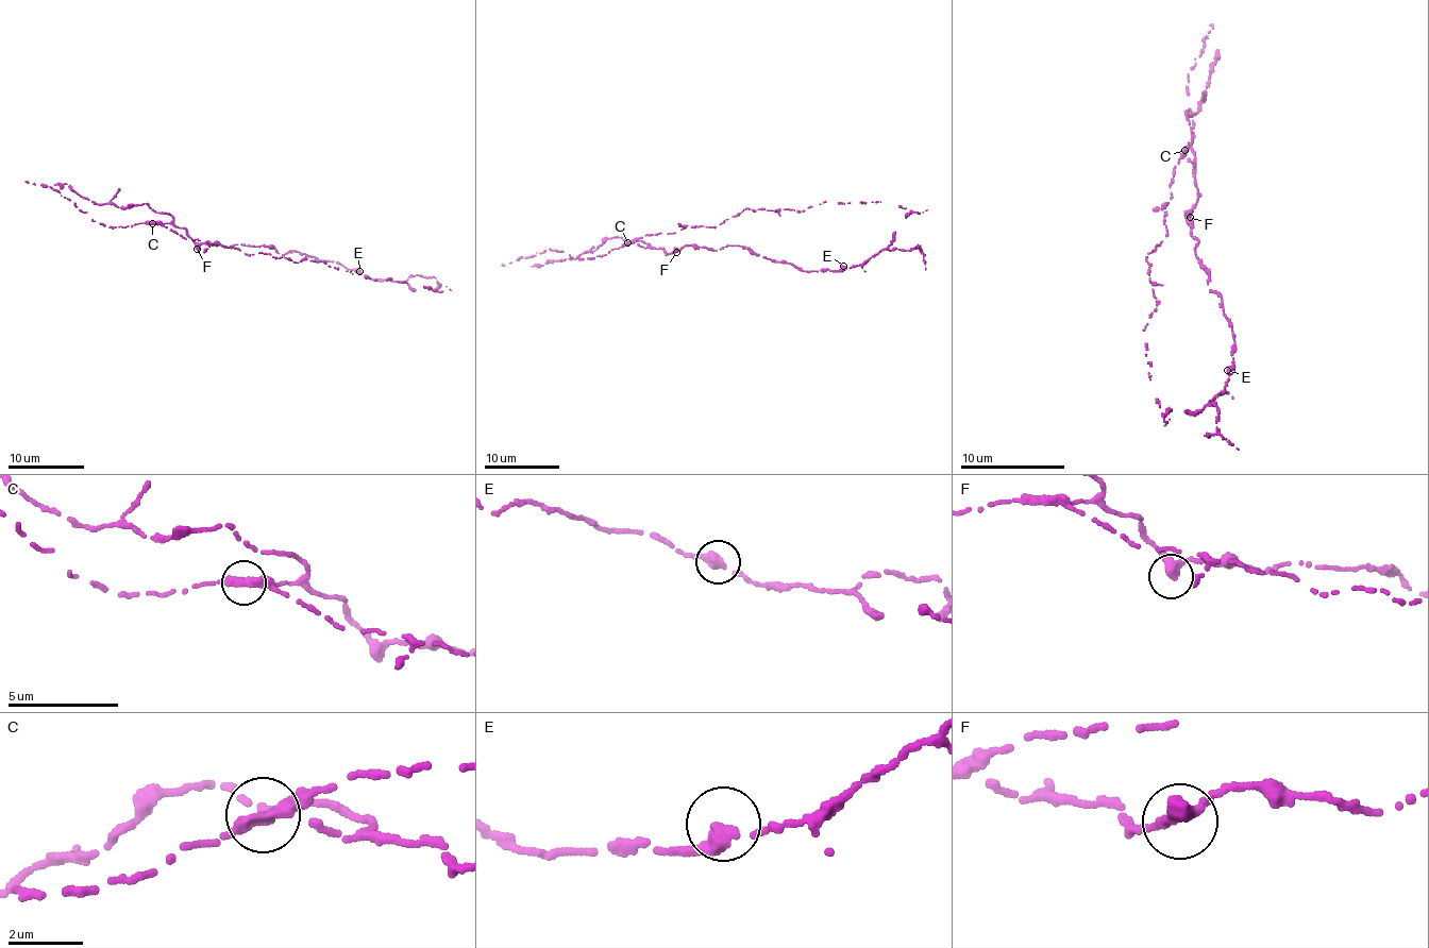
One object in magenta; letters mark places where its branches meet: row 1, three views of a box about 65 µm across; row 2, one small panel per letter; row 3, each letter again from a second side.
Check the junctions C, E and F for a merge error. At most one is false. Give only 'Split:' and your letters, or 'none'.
Split: C

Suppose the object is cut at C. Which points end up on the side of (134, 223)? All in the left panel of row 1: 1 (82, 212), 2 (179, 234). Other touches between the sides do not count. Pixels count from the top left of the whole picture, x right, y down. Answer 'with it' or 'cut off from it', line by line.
1: with it
2: with it

